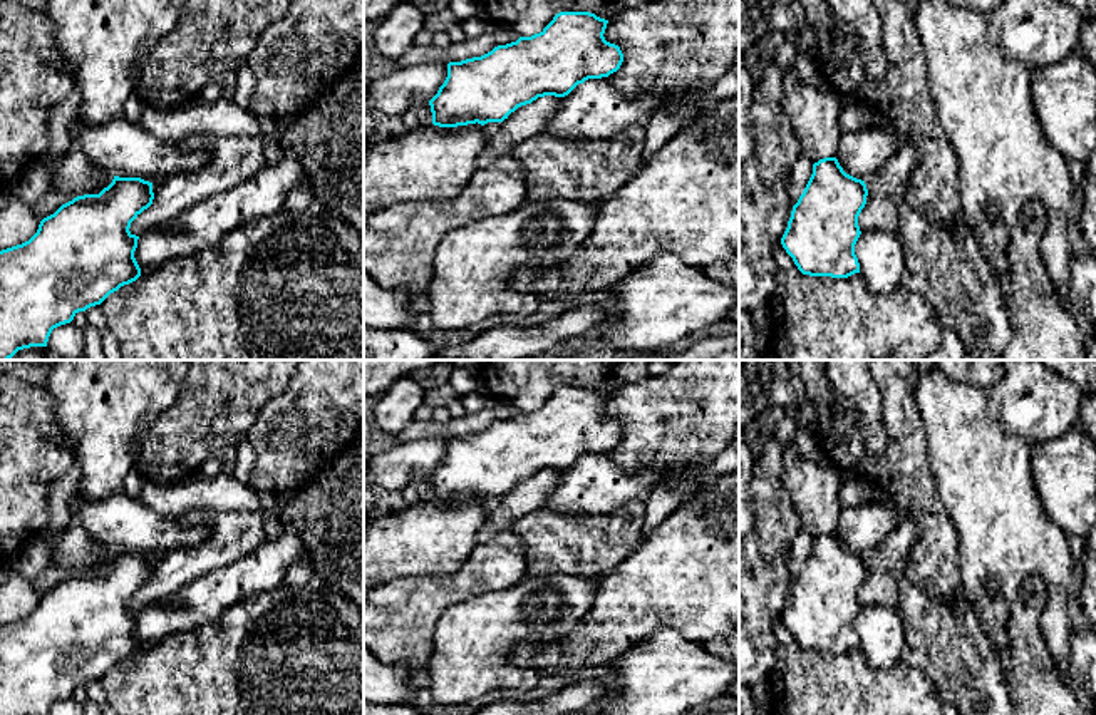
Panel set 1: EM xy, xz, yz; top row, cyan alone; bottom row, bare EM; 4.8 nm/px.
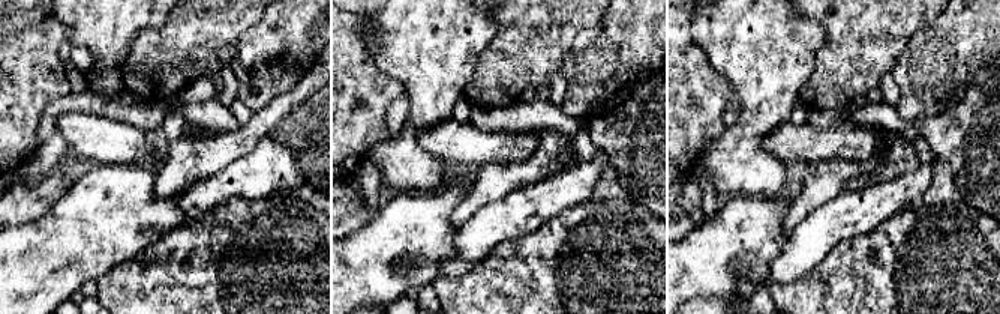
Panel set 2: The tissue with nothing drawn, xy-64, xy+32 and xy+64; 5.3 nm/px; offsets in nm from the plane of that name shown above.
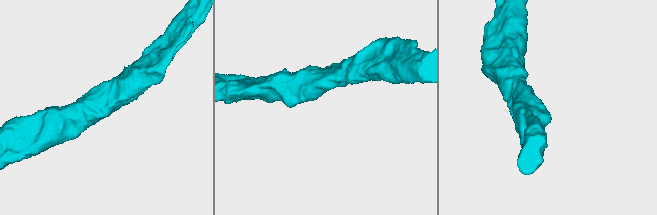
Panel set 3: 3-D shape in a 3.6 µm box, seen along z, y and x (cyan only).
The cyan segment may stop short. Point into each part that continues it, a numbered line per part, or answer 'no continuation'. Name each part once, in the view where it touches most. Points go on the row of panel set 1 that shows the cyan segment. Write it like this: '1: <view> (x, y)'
no continuation

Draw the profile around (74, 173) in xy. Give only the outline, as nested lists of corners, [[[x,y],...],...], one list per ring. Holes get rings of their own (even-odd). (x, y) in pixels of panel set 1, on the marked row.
[[[70,137],[70,144],[62,154],[42,154],[37,162],[52,162],[54,174],[50,188],[69,193],[72,198],[99,194],[114,179],[114,174],[101,169],[84,154],[74,137]]]

